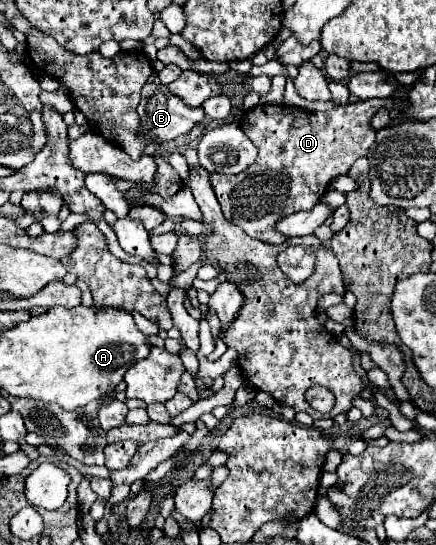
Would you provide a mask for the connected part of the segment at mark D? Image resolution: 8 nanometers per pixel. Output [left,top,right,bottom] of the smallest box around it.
[211,97,409,245]

